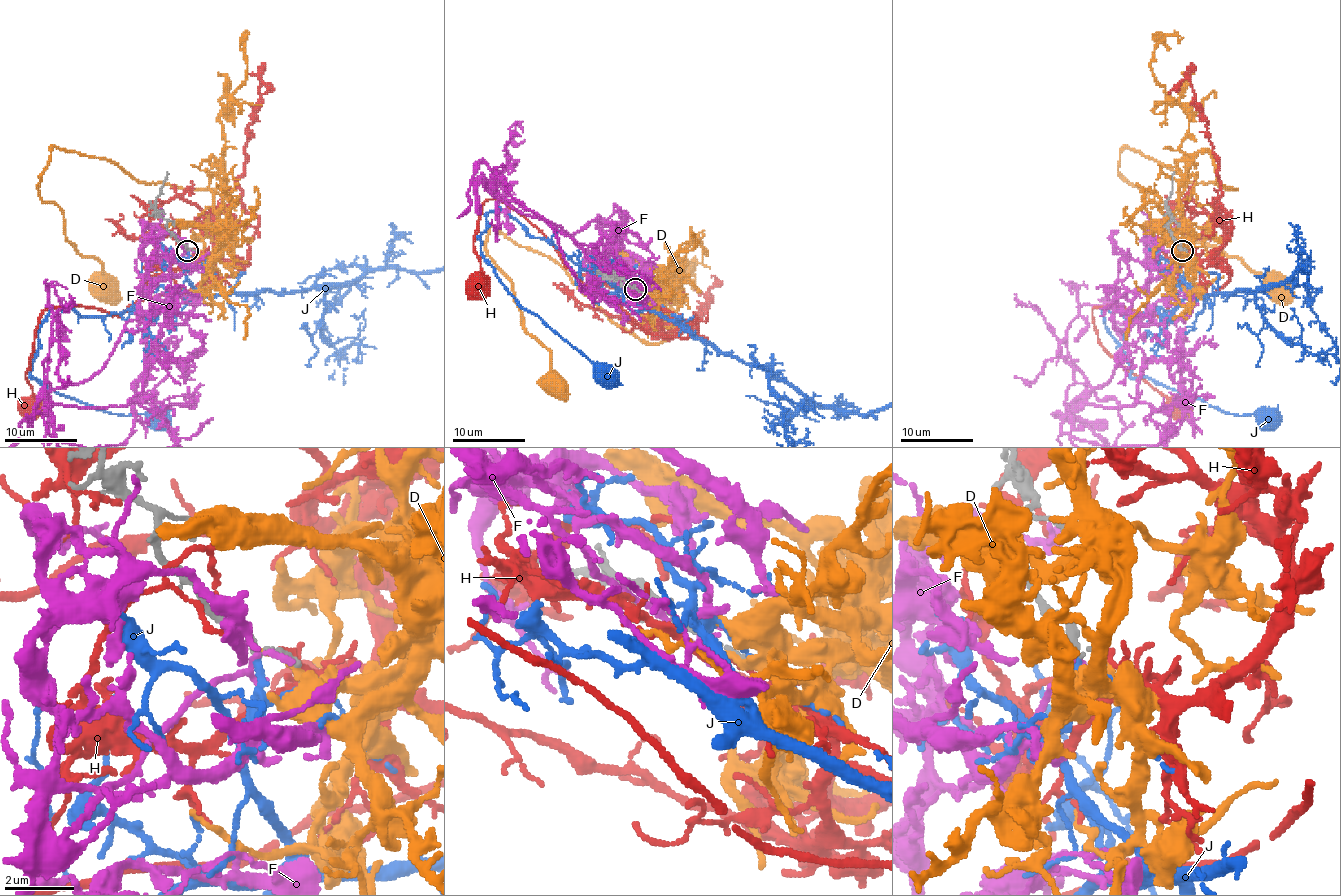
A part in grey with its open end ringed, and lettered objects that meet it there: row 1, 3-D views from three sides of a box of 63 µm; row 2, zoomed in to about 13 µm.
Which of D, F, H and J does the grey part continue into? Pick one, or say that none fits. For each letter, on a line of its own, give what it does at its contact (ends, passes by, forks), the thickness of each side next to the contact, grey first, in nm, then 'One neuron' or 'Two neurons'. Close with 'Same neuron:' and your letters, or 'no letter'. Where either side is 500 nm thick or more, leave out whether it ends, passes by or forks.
D: It ends there. Thickness 130 nm (grey) against 280 nm. Two neurons
F: It forks there. Thickness 200 nm (grey) against 120 nm. Two neurons
H: It ends there. Thickness 130 nm (grey) against 160 nm. Two neurons
J: It ends there. Thickness 200 nm (grey) against 220 nm. One neuron
Same neuron: J

